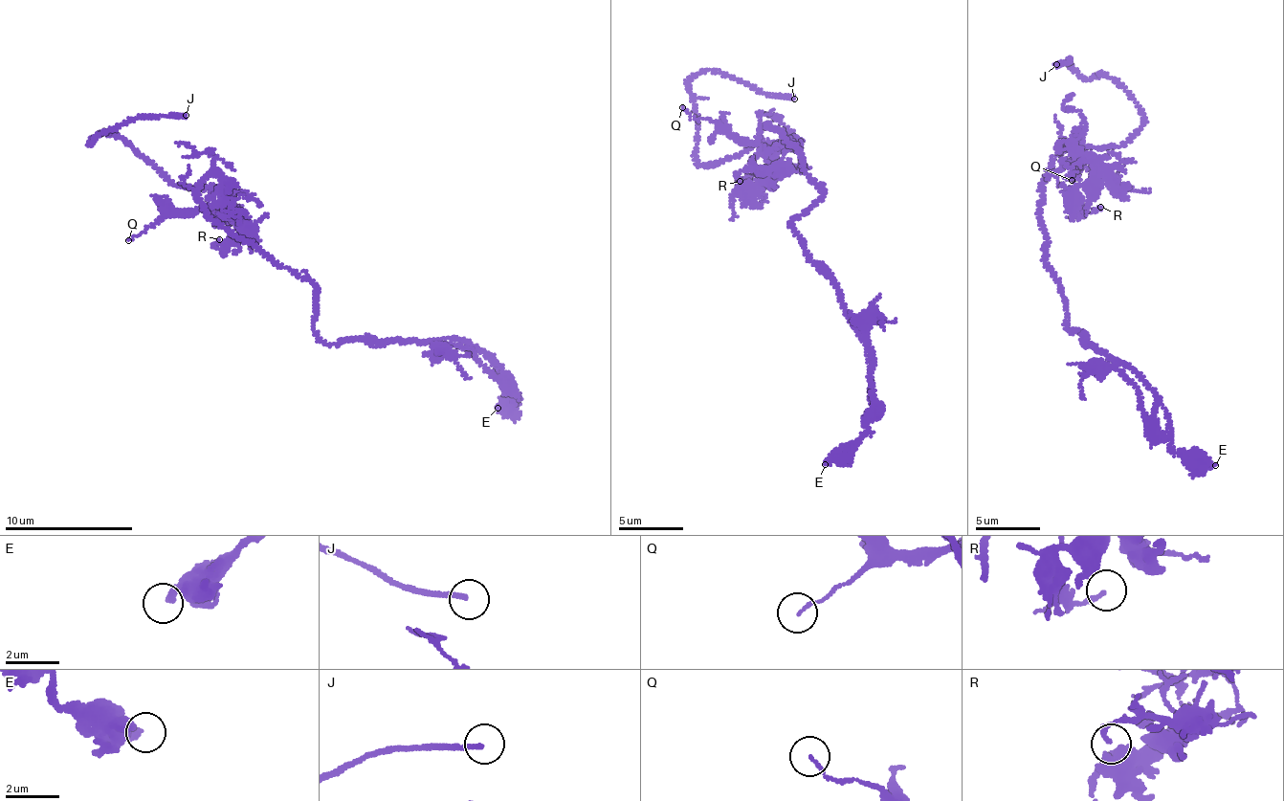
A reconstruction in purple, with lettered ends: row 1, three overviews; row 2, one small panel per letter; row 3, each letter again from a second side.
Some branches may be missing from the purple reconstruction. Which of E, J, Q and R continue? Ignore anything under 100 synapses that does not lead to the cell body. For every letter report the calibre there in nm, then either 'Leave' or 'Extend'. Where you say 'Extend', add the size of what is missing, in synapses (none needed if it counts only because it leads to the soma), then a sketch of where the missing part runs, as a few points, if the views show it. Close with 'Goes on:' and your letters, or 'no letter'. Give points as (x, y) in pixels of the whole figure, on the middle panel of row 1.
E: Thickness 360 nm. Leave
J: Thickness 170 nm. Extend. Course of what is missing: (794, 99), (830, 100), (867, 113), (919, 104), (947, 74), (953, 77)
Q: Thickness 100 nm. Leave
R: Thickness 190 nm. Leave
Goes on: J

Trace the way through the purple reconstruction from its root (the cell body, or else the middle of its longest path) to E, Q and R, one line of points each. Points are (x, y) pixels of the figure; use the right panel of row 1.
E: (1044, 229), (1049, 270), (1067, 303), (1070, 329), (1122, 363), (1146, 418), (1174, 447), (1194, 451), (1215, 465)
Q: (1044, 229), (1043, 187), (1054, 160), (1078, 144), (1076, 136), (1075, 166), (1082, 165), (1072, 180)
R: (1044, 229), (1043, 187), (1076, 136), (1074, 147), (1092, 166), (1077, 205), (1086, 213), (1100, 207)

